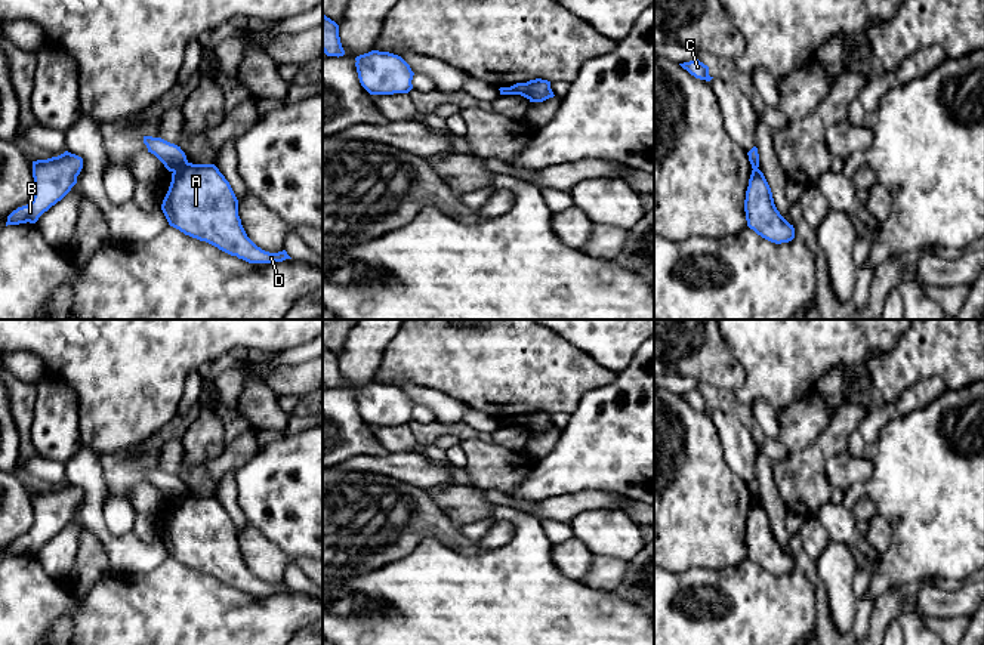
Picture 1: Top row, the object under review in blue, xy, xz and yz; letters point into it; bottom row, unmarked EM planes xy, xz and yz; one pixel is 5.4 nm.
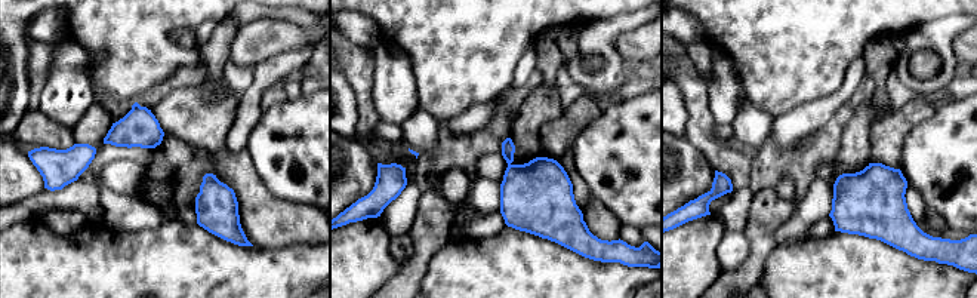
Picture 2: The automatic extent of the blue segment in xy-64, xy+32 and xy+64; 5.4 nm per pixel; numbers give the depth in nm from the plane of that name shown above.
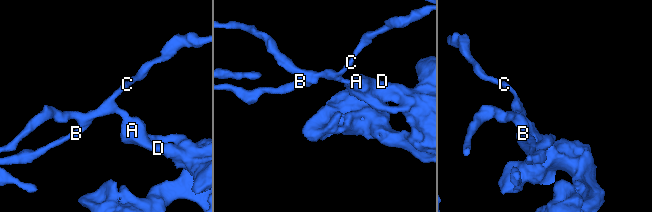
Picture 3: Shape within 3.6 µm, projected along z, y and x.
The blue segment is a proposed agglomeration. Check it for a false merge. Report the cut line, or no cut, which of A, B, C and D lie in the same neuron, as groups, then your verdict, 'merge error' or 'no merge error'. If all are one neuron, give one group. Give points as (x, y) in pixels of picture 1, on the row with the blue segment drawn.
cut xy (187, 161), (173, 172); groups A D / B C; merge error

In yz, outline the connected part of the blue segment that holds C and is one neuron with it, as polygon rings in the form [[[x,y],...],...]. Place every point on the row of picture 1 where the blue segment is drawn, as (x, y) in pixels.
[[[697,58],[690,62],[679,64],[679,65],[695,78],[706,80],[706,81],[710,81],[713,78],[709,75],[709,67],[700,62]]]

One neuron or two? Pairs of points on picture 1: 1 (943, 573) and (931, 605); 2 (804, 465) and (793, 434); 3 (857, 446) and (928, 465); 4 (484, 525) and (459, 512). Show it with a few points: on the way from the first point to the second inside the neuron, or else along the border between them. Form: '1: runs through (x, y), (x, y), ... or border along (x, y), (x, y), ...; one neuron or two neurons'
1: border along (921, 580), (931, 579), (943, 585); two neurons
2: border along (826, 428), (805, 447), (787, 454); two neurons
3: border along (873, 448), (870, 456); two neurons
4: border along (492, 517), (459, 525); two neurons

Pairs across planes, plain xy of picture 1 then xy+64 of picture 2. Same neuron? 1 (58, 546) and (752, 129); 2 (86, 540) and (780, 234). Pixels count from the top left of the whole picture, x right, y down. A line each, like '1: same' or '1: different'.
1: same
2: different

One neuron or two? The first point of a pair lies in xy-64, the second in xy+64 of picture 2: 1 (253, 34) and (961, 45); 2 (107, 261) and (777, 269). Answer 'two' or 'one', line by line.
1: one
2: one

